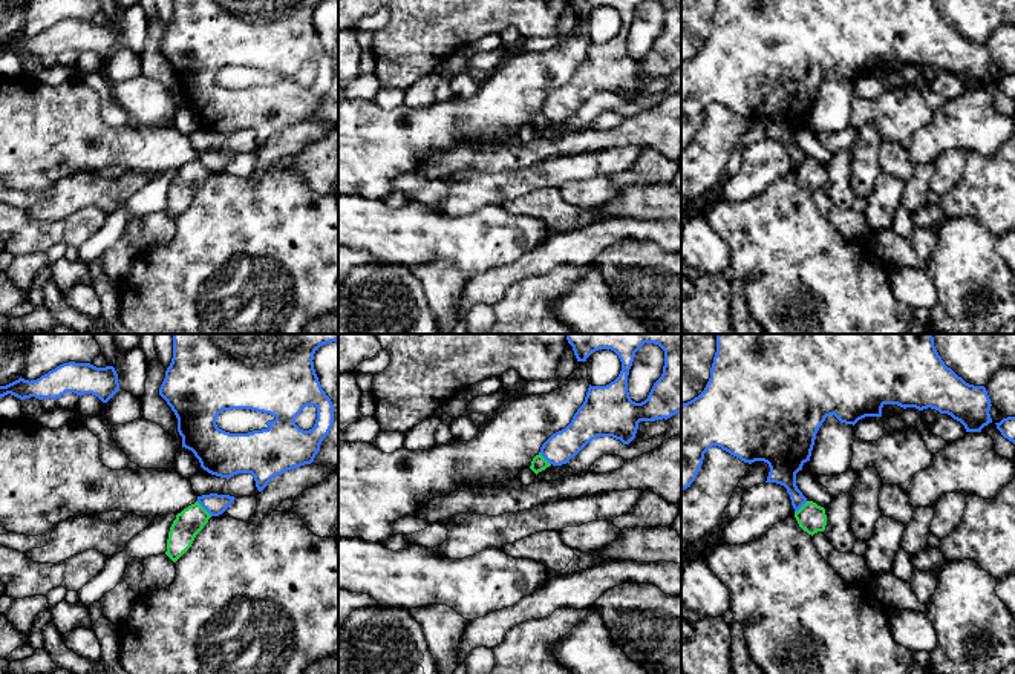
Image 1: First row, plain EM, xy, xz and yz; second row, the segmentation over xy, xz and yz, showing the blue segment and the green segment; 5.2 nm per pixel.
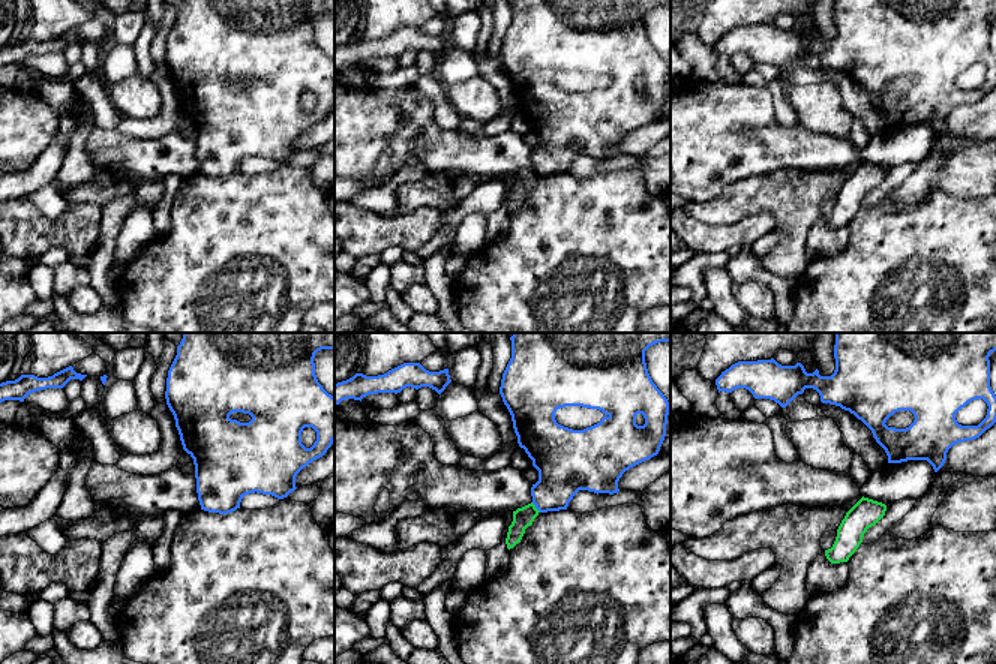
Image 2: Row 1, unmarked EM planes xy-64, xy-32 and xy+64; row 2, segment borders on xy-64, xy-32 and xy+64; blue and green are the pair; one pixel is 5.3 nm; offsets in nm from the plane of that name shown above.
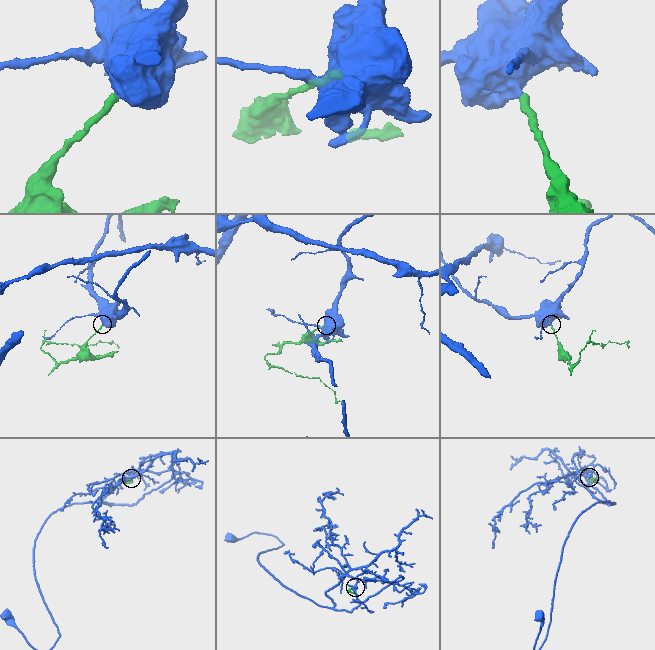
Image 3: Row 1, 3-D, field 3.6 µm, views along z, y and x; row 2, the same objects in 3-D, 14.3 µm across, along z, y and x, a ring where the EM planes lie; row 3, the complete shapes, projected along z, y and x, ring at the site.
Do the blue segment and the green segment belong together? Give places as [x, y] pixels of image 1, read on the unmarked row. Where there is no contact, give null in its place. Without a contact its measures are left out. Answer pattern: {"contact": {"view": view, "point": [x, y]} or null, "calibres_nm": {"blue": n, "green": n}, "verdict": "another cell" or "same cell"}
{"contact": {"view": "xy", "point": [204, 164]}, "calibres_nm": {"blue": 110, "green": 150}, "verdict": "another cell"}

